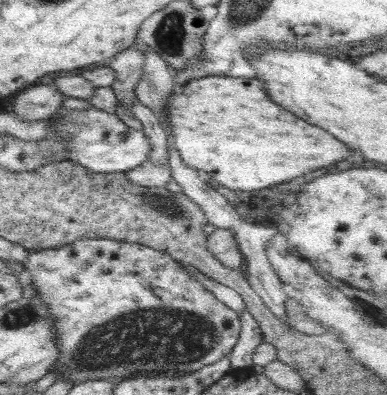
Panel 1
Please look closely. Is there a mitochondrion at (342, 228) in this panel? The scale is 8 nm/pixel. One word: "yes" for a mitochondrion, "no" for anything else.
no

